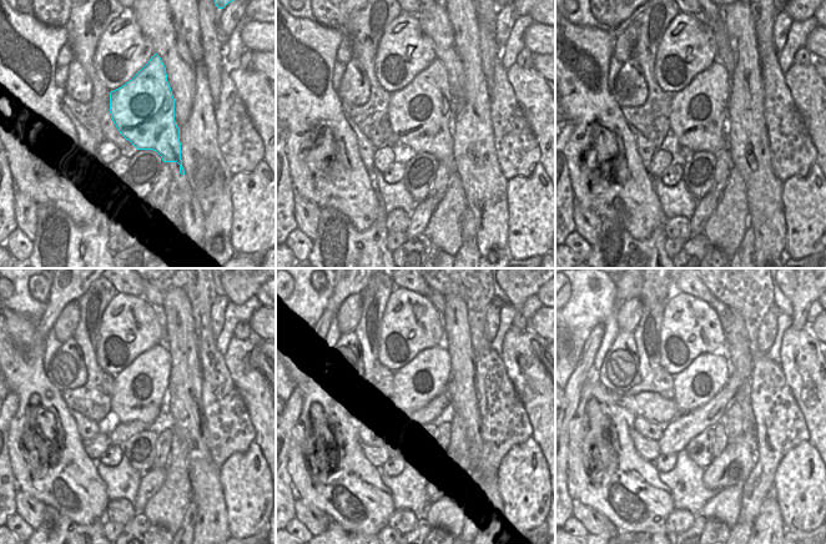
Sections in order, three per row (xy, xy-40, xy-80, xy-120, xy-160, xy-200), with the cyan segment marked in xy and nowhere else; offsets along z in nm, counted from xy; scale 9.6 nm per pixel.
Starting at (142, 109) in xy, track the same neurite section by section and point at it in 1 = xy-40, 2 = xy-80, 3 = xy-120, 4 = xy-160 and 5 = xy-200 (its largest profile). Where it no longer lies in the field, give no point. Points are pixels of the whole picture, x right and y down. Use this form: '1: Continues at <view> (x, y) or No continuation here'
1: Continues at xy-40 (422, 114)
2: Continues at xy-80 (698, 112)
3: Continues at xy-120 (139, 392)
4: Continues at xy-160 (417, 383)
5: Continues at xy-200 (706, 374).

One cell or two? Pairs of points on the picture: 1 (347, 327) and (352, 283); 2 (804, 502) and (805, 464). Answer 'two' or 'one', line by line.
1: two
2: one

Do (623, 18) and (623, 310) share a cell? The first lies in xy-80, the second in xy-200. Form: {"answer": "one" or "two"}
{"answer": "two"}

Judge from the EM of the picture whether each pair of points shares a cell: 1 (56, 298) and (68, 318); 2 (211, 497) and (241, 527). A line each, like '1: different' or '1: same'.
1: different
2: different

